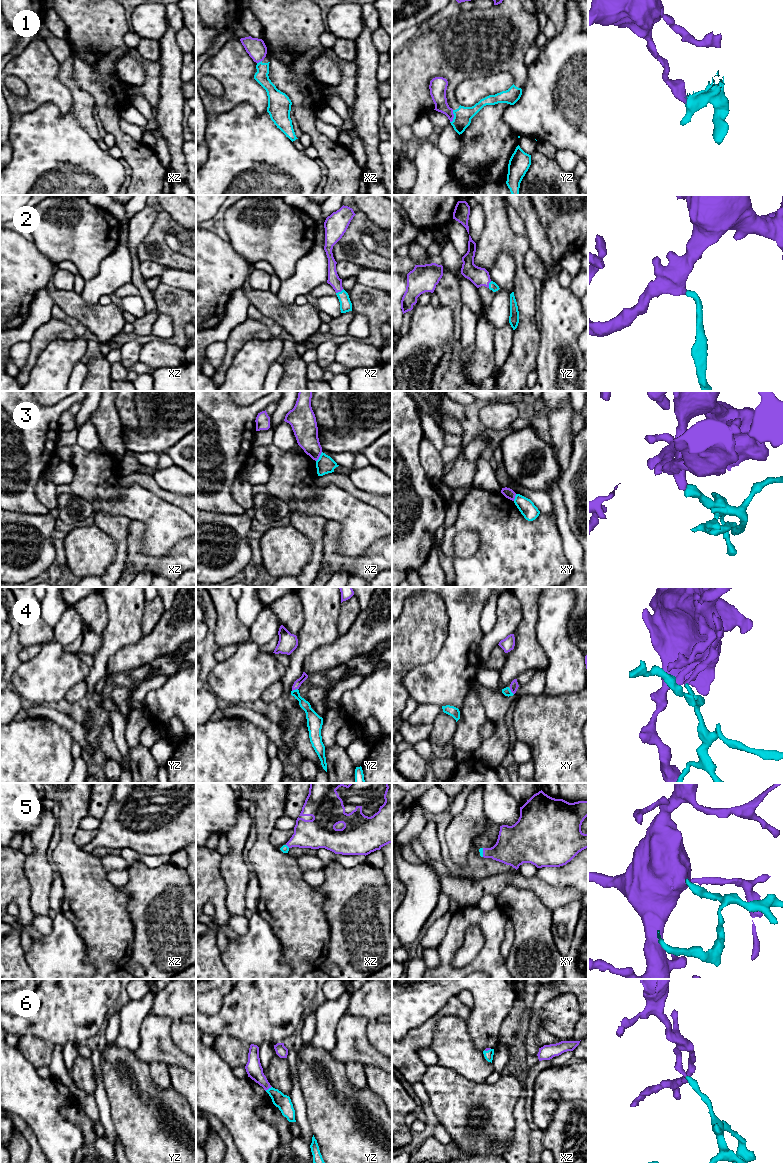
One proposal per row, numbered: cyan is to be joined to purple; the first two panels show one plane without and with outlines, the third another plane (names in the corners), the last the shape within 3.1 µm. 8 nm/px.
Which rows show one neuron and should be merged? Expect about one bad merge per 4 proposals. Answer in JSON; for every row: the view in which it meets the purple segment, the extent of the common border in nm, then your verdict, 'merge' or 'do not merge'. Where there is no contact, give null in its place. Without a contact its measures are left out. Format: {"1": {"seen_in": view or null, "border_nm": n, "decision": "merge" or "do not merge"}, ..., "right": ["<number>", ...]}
{"1": {"seen_in": "yz", "border_nm": 110, "decision": "do not merge"}, "2": {"seen_in": "xz", "border_nm": 70, "decision": "merge"}, "3": {"seen_in": "xz", "border_nm": 90, "decision": "do not merge"}, "4": {"seen_in": "xy", "border_nm": 70, "decision": "merge"}, "5": {"seen_in": "xy", "border_nm": 70, "decision": "merge"}, "6": {"seen_in": "yz", "border_nm": 70, "decision": "merge"}, "right": ["2", "4", "5", "6"]}

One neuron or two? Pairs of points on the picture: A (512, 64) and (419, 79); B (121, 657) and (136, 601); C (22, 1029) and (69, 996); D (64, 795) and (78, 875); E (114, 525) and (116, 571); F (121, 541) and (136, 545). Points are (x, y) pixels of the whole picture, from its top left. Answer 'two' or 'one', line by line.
A: one
B: two
C: one
D: one
E: one
F: two

